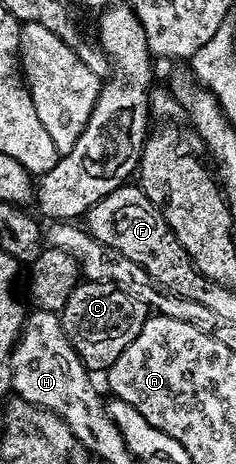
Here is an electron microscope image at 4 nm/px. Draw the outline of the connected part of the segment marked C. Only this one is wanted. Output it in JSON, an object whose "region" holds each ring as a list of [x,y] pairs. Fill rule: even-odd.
{"region":[[[77,282],[74,293],[59,312],[60,324],[78,357],[89,372],[107,372],[122,357],[122,349],[142,333],[142,325],[150,317],[150,309],[142,301],[130,297],[122,289],[109,283]]]}

